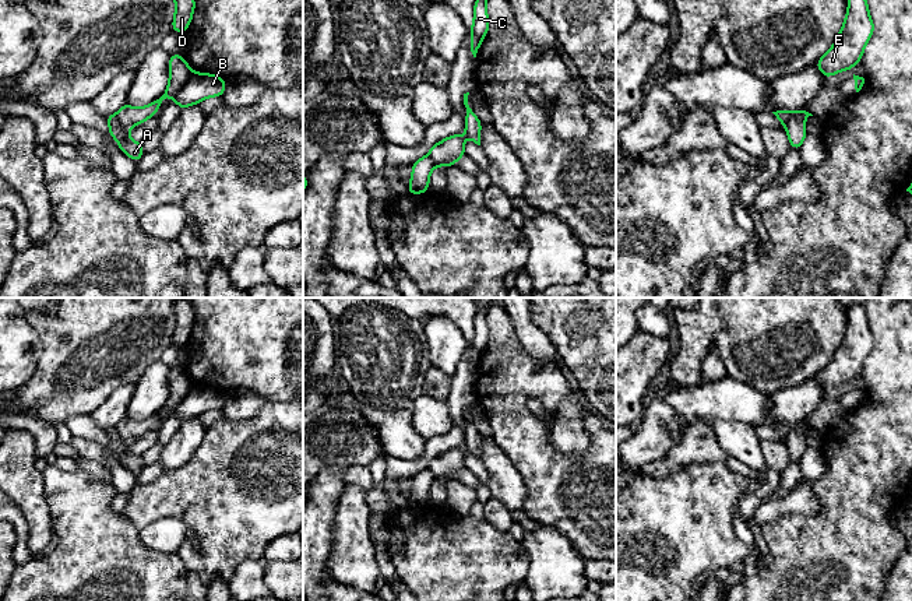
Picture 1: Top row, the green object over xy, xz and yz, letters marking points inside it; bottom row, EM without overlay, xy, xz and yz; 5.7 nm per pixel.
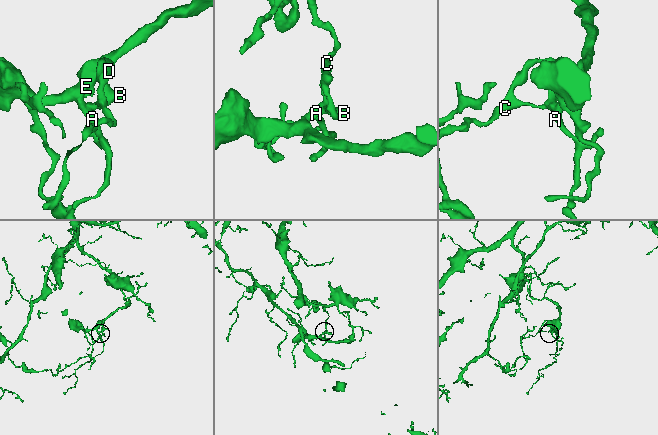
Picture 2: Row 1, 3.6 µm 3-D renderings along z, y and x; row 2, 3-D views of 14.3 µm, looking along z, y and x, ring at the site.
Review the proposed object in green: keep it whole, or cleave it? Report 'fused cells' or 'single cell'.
fused cells

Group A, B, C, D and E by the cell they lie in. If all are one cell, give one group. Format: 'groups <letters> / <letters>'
groups A E / B C D

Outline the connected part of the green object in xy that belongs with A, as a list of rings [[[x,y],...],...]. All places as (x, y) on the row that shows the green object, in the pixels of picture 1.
[[[116,115],[105,116],[109,123],[109,133],[119,144],[123,154],[128,155],[135,164],[144,155],[141,141],[131,141],[130,131],[124,130]]]

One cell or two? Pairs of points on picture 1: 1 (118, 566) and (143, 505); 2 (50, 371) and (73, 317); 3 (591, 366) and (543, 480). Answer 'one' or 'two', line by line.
1: two
2: one
3: two

